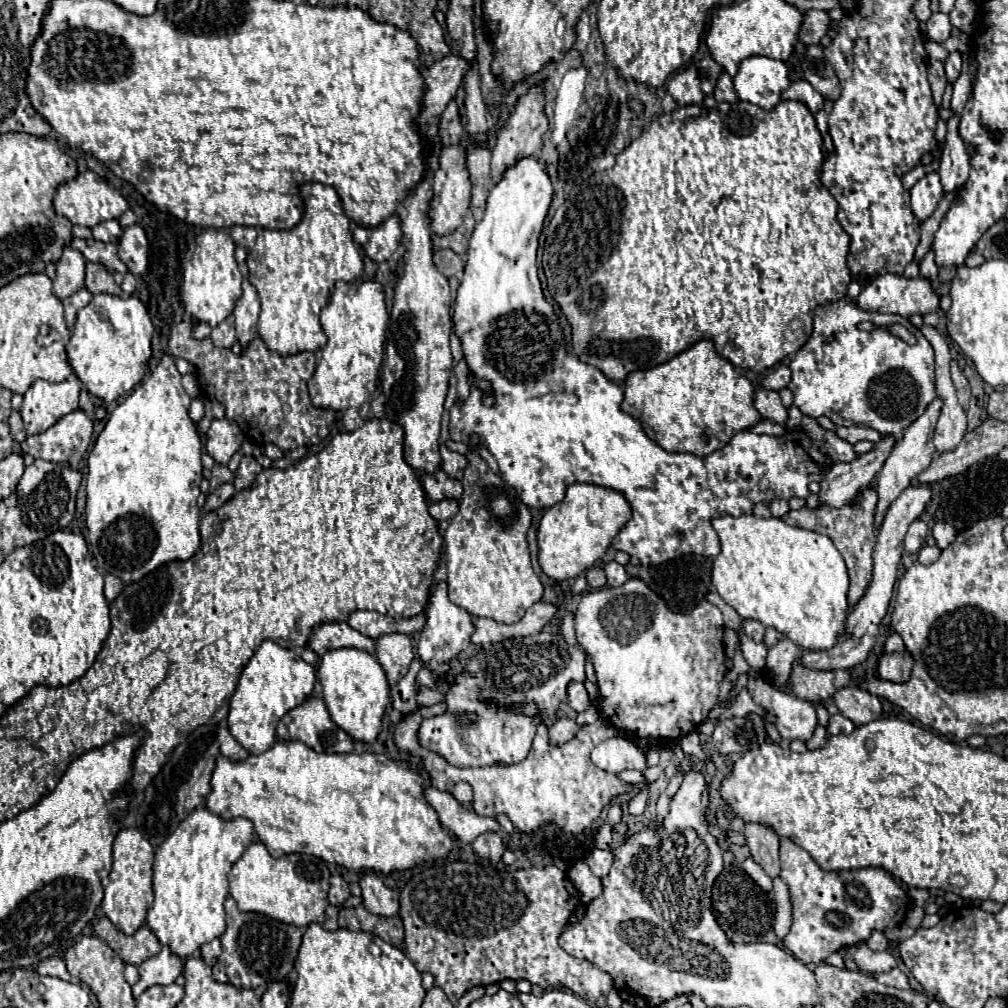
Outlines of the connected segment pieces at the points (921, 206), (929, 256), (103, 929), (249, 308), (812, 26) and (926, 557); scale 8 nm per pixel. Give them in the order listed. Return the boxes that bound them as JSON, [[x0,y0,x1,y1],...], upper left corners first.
[[911,172,943,222],[919,248,939,282],[93,918,161,966],[235,282,259,348],[799,10,829,44],[917,546,941,564]]

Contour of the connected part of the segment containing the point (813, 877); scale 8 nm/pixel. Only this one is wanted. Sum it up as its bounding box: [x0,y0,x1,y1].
[779,838,909,964]

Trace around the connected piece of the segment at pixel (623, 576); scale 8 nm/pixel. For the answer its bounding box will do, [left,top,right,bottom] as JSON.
[605,562,629,588]

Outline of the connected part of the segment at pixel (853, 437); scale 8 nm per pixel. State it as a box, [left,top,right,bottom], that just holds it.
[837,426,883,444]

